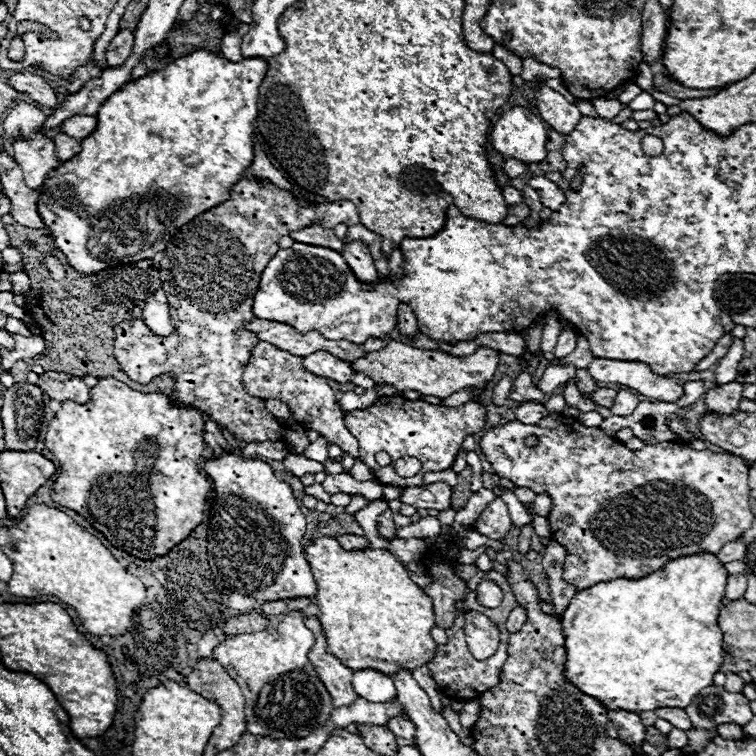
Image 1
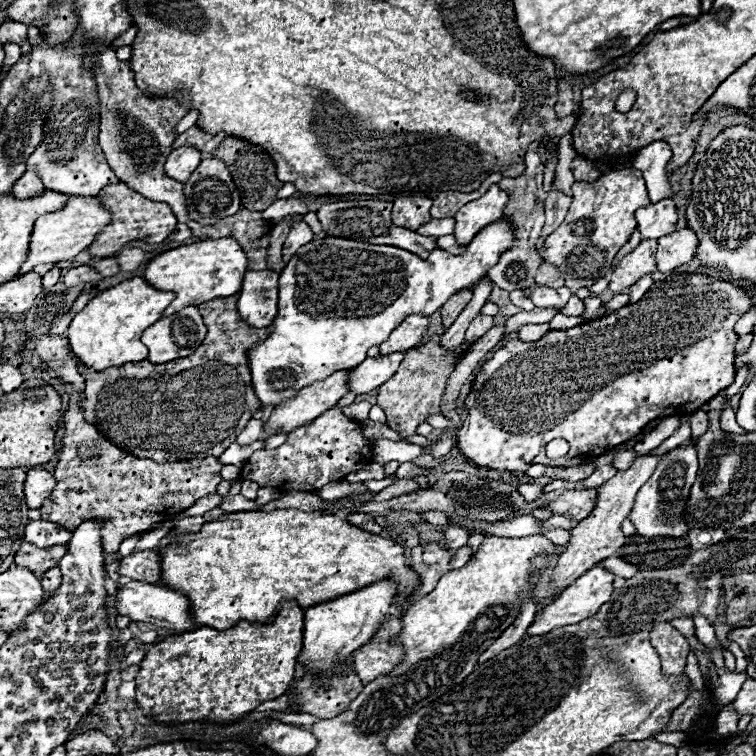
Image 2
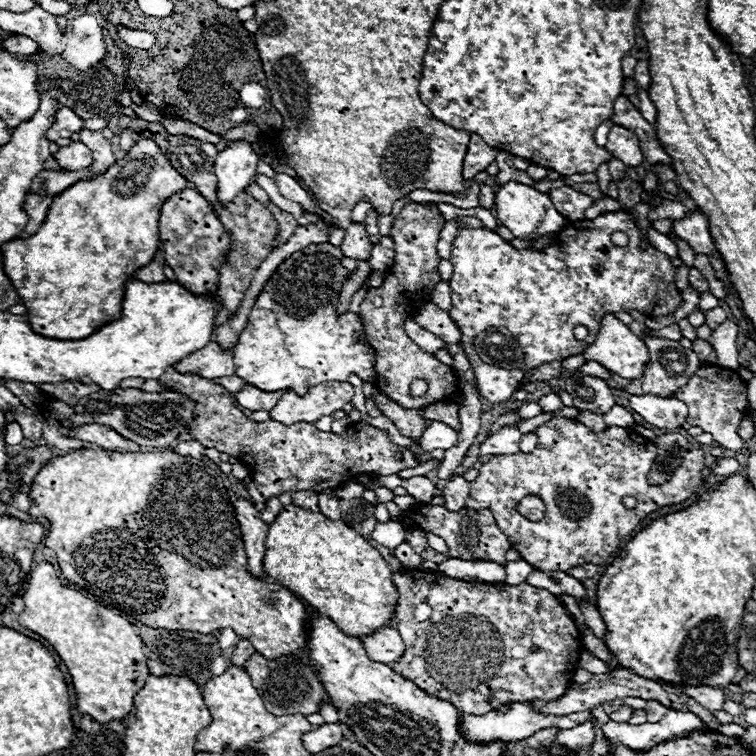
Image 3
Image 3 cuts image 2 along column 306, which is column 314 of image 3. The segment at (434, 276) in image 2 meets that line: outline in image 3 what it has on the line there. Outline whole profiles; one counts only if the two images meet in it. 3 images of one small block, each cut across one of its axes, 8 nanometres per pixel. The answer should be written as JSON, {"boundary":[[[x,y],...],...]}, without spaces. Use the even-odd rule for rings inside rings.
{"boundary":[[[324,242],[324,244],[312,244],[308,248],[302,248],[302,252],[294,252],[288,260],[280,264],[280,268],[274,272],[274,276],[270,276],[260,296],[256,298],[256,308],[252,308],[248,316],[248,324],[240,332],[238,342],[232,350],[236,376],[244,378],[248,384],[264,392],[276,392],[276,390],[286,388],[286,390],[294,390],[300,396],[304,396],[308,388],[320,382],[332,382],[332,380],[346,382],[350,374],[356,374],[364,382],[374,384],[376,352],[366,340],[362,316],[350,310],[344,314],[336,312],[342,284],[350,276],[350,272],[340,264],[342,258],[344,254],[338,246]],[[356,332],[362,336],[362,340],[354,338]]]}

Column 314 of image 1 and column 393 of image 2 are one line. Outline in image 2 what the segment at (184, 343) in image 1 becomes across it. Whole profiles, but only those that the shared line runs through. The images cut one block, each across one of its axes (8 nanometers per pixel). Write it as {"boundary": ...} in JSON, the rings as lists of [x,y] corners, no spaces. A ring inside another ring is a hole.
{"boundary":[[[404,196],[394,202],[392,222],[400,228],[416,230],[430,220],[432,200],[426,196]]]}

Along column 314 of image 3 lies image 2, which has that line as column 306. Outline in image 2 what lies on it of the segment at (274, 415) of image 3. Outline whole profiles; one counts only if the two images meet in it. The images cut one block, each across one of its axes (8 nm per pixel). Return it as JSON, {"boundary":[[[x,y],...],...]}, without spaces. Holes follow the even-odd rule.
{"boundary":[[[340,370],[326,380],[318,380],[316,384],[302,388],[296,398],[278,404],[264,426],[288,434],[298,426],[318,418],[348,392],[348,374],[350,370]]]}

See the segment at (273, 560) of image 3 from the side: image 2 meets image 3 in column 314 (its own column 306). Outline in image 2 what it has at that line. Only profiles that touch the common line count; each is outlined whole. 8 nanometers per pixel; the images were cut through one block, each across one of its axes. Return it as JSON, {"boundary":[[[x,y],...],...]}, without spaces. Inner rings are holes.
{"boundary":[[[272,510],[272,512],[236,512],[236,514],[228,514],[222,516],[222,520],[216,522],[208,522],[202,526],[200,532],[196,534],[186,534],[182,544],[178,546],[166,546],[164,550],[160,550],[160,560],[162,560],[162,584],[168,588],[176,588],[180,592],[184,592],[188,596],[188,600],[192,602],[192,616],[200,626],[208,626],[208,628],[216,628],[216,630],[226,630],[230,626],[234,626],[240,620],[252,622],[252,624],[270,624],[274,620],[274,610],[278,610],[280,602],[284,600],[296,600],[298,606],[302,610],[310,608],[312,604],[324,604],[328,600],[336,600],[336,596],[344,596],[344,592],[354,592],[356,588],[364,588],[364,584],[374,584],[374,580],[382,580],[384,576],[392,576],[392,580],[396,580],[396,596],[394,596],[394,606],[398,606],[398,616],[404,614],[404,608],[408,608],[408,604],[412,604],[412,588],[416,588],[416,580],[420,580],[420,576],[416,576],[416,572],[406,564],[404,560],[404,542],[402,540],[392,540],[392,538],[382,538],[378,534],[370,534],[364,532],[356,526],[352,526],[348,520],[342,520],[334,514],[324,514],[324,512],[300,512],[300,510]]]}

